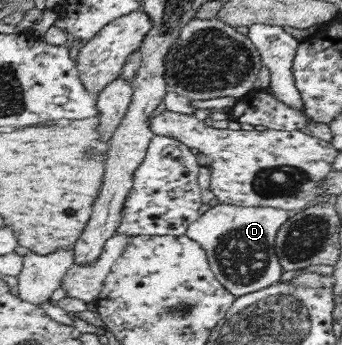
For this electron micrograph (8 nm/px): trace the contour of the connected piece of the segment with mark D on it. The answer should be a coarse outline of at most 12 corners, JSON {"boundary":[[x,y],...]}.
{"boundary":[[218,204],[185,234],[237,298],[280,281],[282,209]]}

